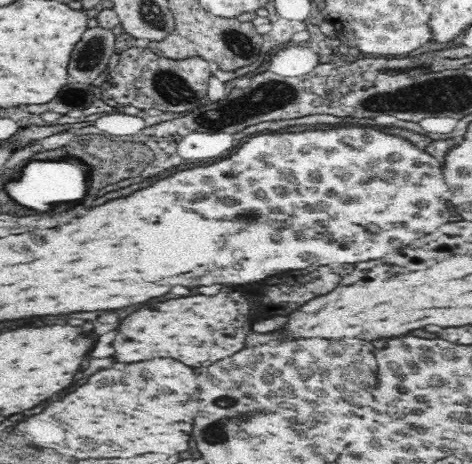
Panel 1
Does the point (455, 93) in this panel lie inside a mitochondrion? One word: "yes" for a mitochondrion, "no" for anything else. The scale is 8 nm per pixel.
yes

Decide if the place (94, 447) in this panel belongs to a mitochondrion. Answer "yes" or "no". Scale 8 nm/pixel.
no

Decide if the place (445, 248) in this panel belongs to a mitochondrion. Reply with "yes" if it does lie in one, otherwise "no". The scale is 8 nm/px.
no

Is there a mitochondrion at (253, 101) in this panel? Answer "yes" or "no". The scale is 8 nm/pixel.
yes

